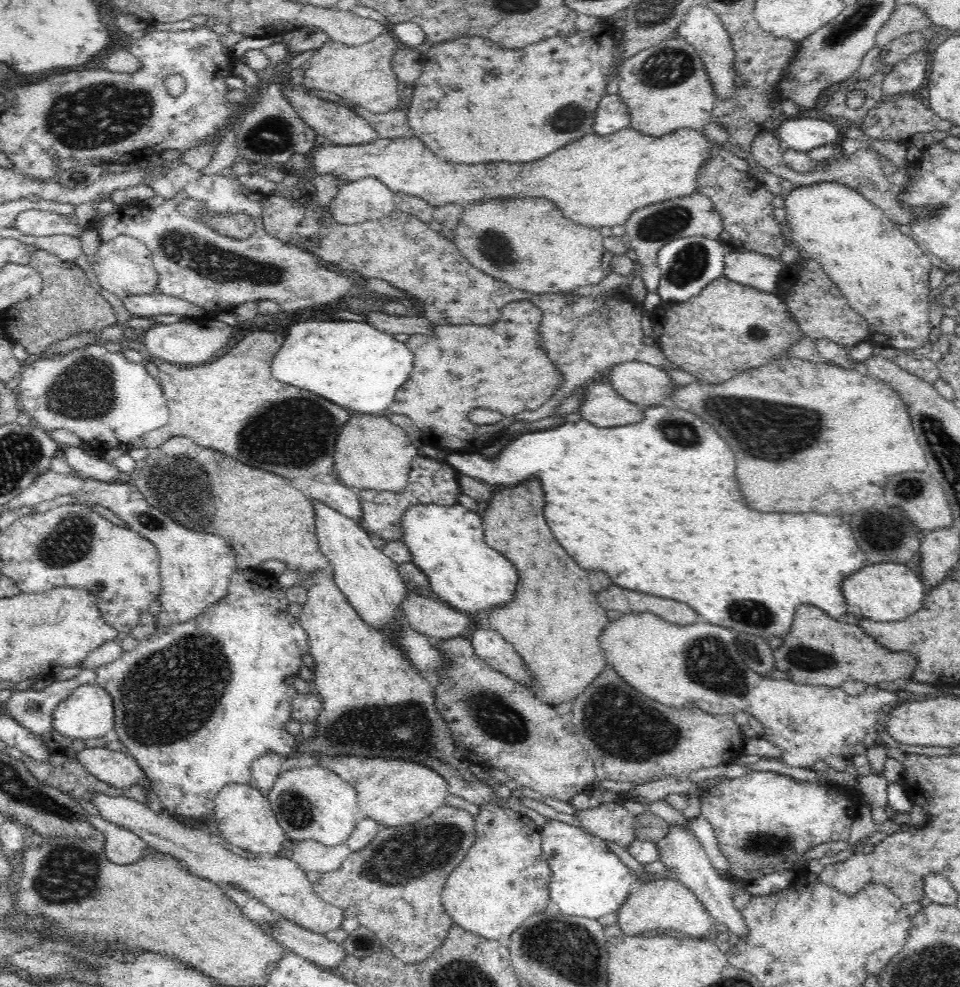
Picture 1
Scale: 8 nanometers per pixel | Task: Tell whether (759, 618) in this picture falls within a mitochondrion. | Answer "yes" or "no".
yes

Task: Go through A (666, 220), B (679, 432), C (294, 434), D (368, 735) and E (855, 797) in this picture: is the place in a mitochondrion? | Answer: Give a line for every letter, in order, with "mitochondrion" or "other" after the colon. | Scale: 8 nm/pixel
A: mitochondrion
B: mitochondrion
C: mitochondrion
D: mitochondrion
E: other

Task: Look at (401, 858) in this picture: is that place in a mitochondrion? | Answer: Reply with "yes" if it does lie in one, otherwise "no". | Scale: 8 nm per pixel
yes

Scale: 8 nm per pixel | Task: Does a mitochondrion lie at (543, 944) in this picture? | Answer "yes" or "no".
yes

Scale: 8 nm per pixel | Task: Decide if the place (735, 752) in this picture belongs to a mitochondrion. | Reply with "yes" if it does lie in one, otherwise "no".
no

